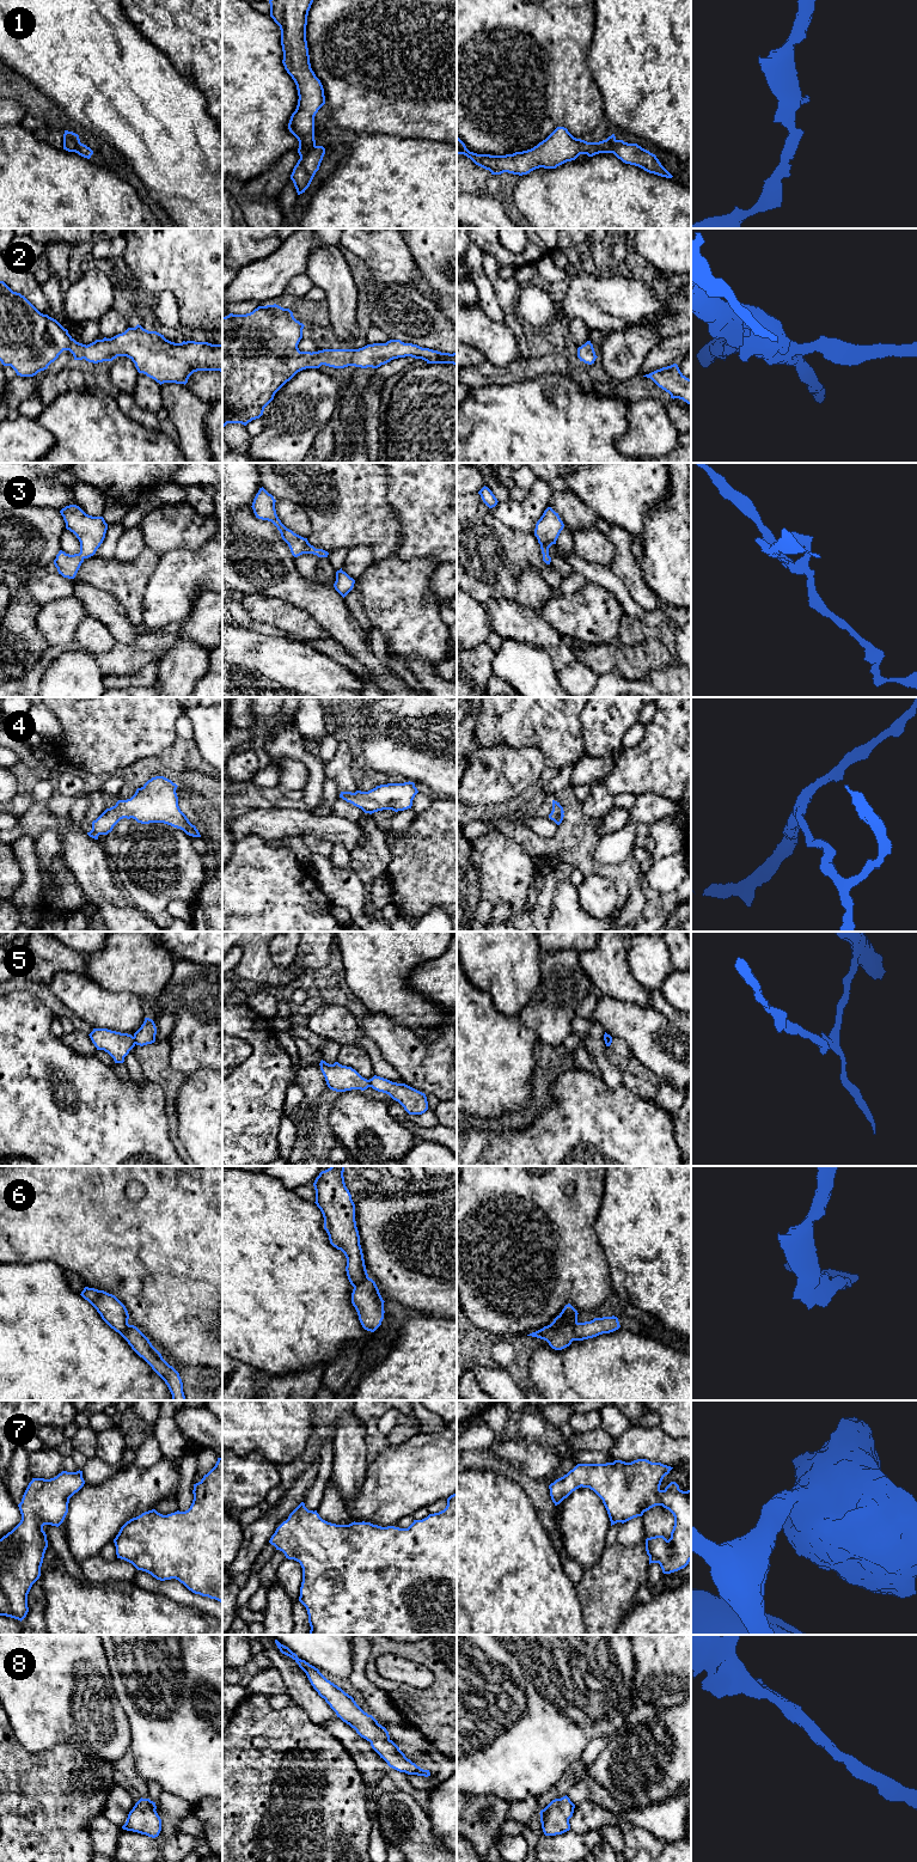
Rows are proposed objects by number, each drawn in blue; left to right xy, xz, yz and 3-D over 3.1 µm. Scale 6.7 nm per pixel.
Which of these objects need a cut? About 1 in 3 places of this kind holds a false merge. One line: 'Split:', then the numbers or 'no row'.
Split: 1, 5, 6

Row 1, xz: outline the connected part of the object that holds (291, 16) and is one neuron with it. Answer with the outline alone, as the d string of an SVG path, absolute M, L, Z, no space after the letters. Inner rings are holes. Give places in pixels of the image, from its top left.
M269 0L270 17L280 26L282 63L298 90L298 105L288 129L298 139L299 155L316 147L314 116L325 104L324 88L311 68L306 41L307 16L313 0Z

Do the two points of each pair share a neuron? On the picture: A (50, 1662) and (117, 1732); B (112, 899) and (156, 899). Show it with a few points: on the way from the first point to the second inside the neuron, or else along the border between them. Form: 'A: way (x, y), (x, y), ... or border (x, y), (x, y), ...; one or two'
A: way (65, 1679), (101, 1715); one
B: border (124, 896), (128, 899); two

